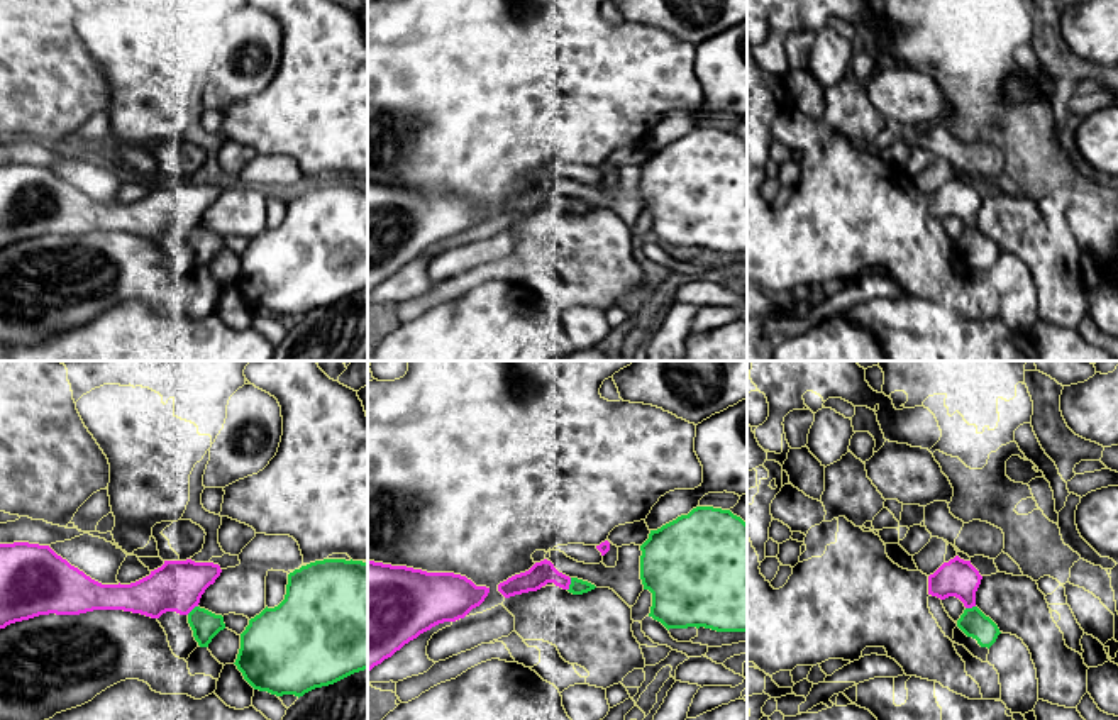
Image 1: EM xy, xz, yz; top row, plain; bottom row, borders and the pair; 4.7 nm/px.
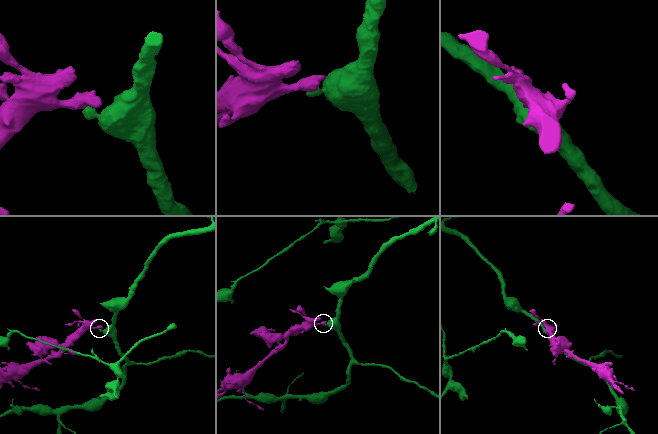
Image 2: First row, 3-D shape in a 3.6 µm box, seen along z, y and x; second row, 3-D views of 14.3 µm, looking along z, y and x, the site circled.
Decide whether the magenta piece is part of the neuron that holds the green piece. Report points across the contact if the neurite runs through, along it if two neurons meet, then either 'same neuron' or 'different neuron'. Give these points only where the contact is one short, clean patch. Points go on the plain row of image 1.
different neuron

